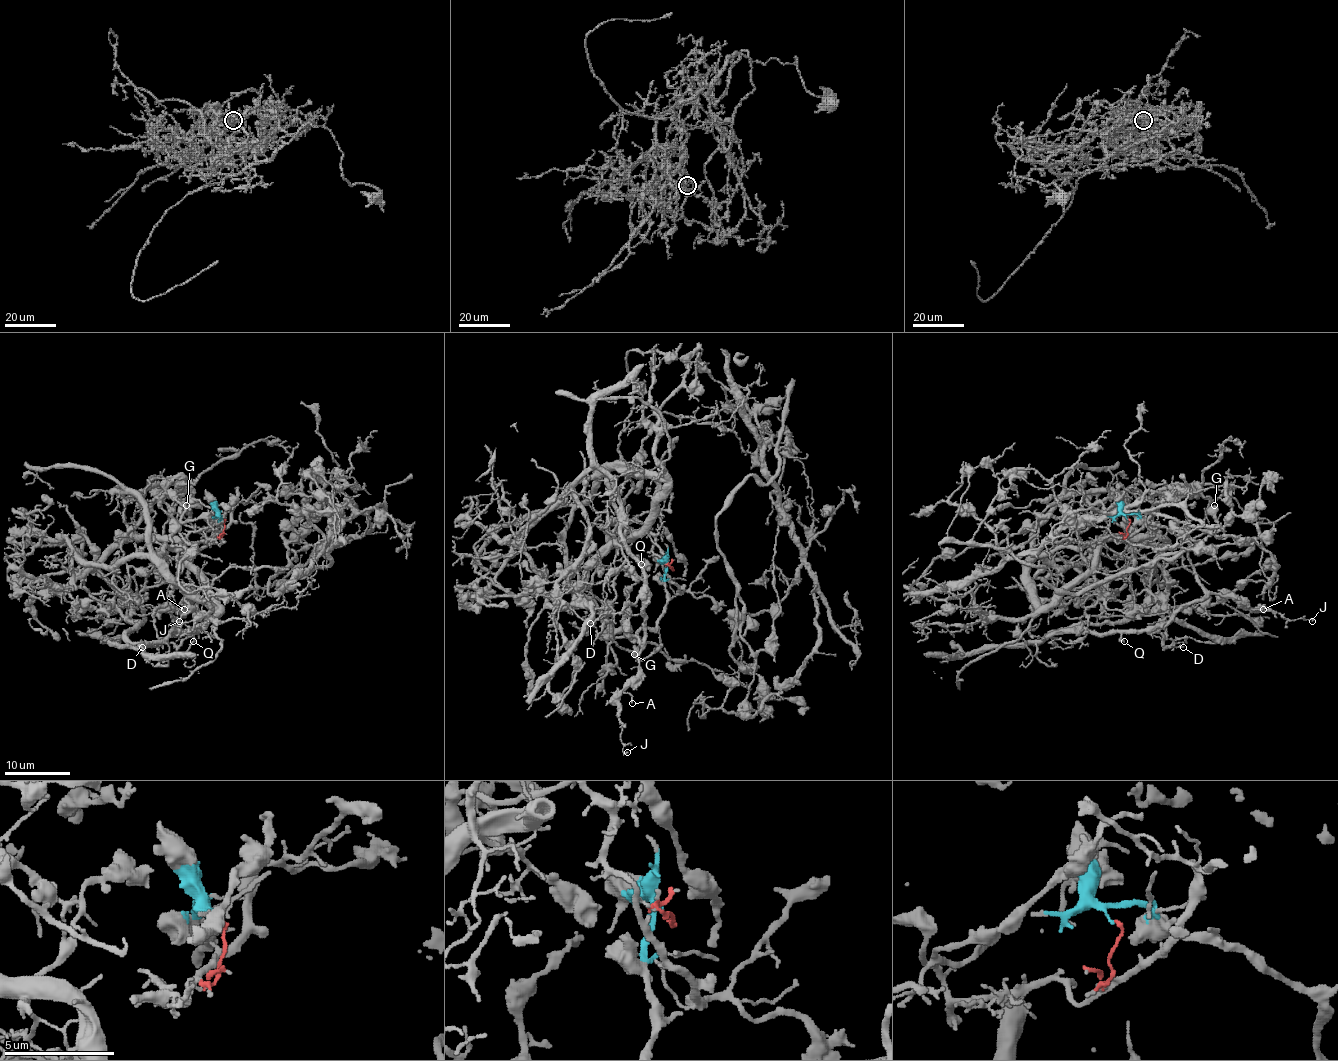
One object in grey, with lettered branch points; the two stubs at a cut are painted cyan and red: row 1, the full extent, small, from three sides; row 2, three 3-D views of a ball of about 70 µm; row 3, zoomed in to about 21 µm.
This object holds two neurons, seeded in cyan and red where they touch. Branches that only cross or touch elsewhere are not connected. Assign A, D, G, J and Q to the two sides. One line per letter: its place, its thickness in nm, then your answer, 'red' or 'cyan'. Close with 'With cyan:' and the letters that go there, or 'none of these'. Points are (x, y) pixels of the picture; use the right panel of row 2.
A: at (1263, 609); 140 nm thick; cyan
D: at (1183, 647); 110 nm thick; cyan
G: at (1214, 505); 600 nm thick; cyan
J: at (1312, 621); 170 nm thick; cyan
Q: at (1124, 641); 160 nm thick; cyan
With cyan: A, D, G, J, Q

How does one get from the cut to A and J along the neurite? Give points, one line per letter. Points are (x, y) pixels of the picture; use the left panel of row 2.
A: (222, 519), (217, 514), (219, 525), (207, 543), (196, 553), (188, 571), (193, 591), (178, 607), (184, 609)
J: (222, 519), (217, 514), (219, 525), (194, 557), (188, 571), (191, 596), (171, 609), (173, 620), (180, 620)

